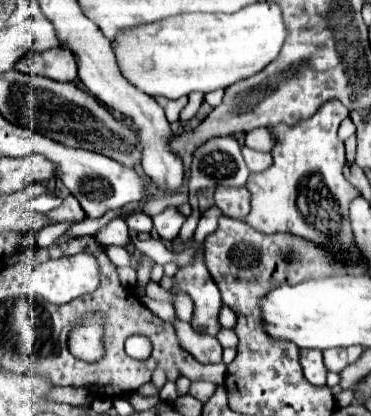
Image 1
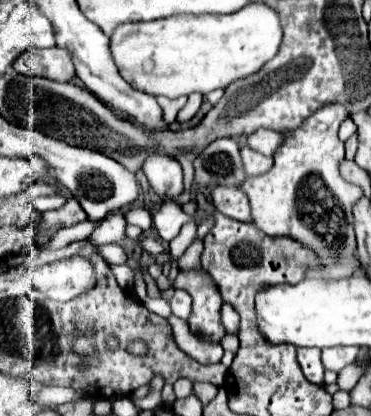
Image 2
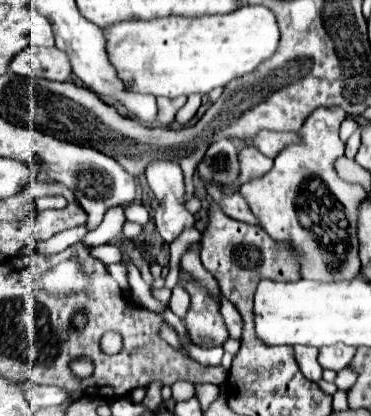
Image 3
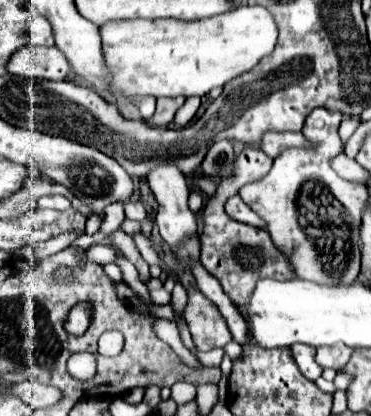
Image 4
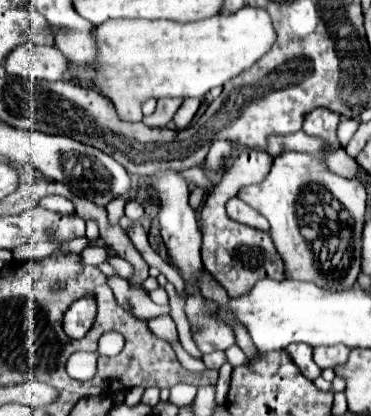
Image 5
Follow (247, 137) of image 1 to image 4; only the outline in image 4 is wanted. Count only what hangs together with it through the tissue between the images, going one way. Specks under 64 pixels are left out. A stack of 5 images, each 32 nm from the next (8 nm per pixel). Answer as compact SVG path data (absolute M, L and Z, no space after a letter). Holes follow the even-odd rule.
M266 132L264 136L262 136L262 140L260 140L260 150L266 154L266 156L270 156L270 158L276 158L282 150L286 150L286 148L292 148L292 146L296 146L296 148L306 148L306 138L300 134L300 132Z

